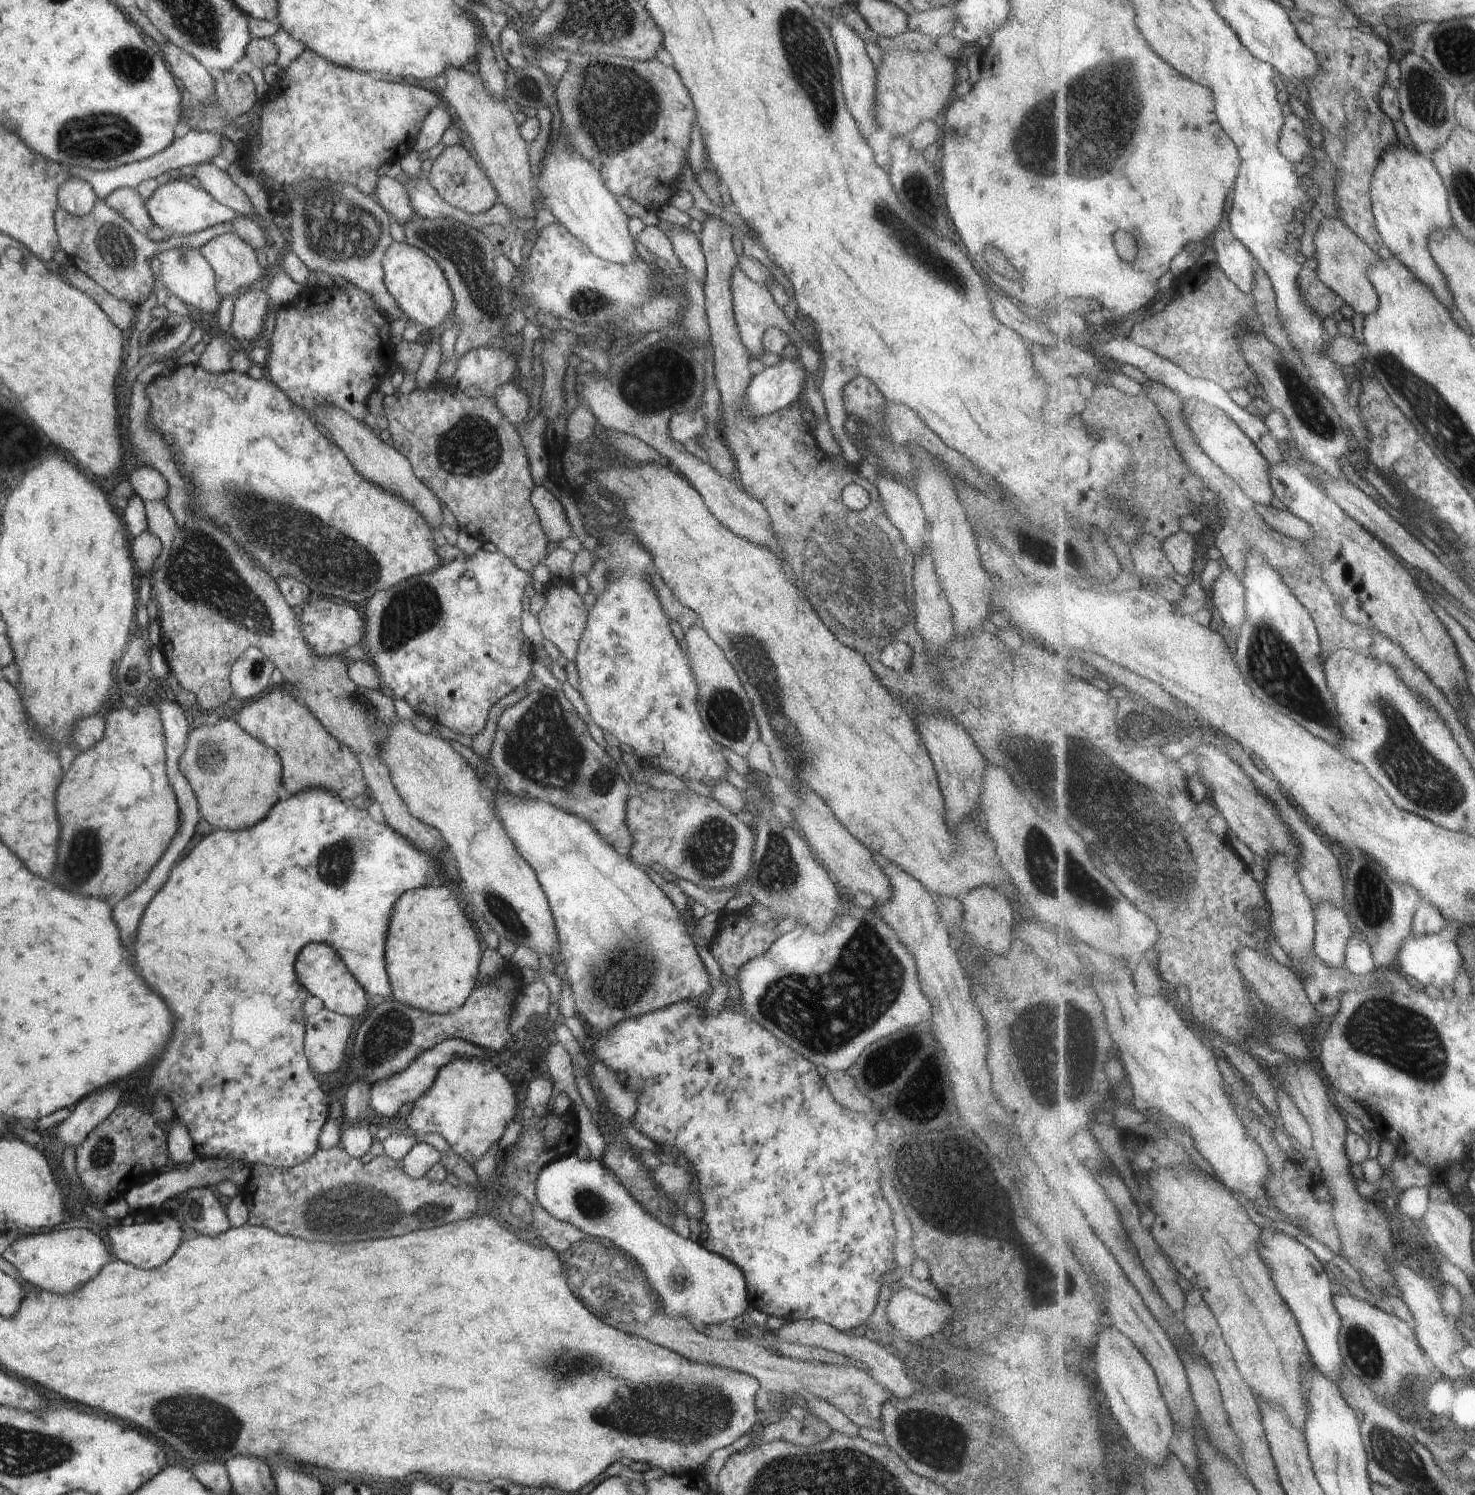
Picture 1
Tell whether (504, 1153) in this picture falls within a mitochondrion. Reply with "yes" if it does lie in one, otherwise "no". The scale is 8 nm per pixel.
no

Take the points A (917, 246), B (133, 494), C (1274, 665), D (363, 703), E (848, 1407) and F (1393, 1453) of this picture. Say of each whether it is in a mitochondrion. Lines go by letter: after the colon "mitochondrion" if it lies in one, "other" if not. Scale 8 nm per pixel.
A: mitochondrion
B: other
C: mitochondrion
D: mitochondrion
E: other
F: mitochondrion

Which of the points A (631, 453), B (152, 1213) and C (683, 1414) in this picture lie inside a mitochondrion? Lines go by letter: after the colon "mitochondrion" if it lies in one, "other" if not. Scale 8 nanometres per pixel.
A: other
B: other
C: mitochondrion

